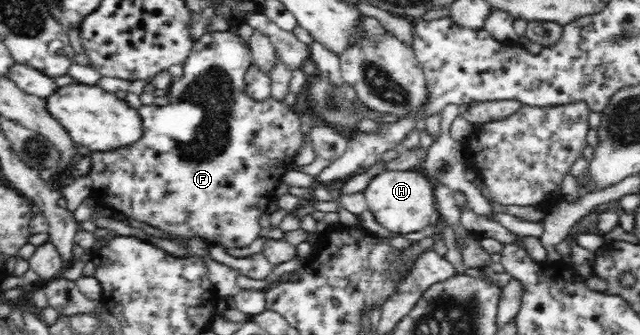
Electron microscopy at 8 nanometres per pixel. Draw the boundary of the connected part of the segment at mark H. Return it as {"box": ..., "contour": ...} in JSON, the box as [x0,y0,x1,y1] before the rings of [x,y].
{"box":[364,168,440,233],"contour":[[[420,168],[387,169],[375,174],[364,189],[366,206],[373,213],[377,223],[388,231],[408,233],[421,231],[435,223],[440,215],[436,210],[435,182],[430,180]]]}

